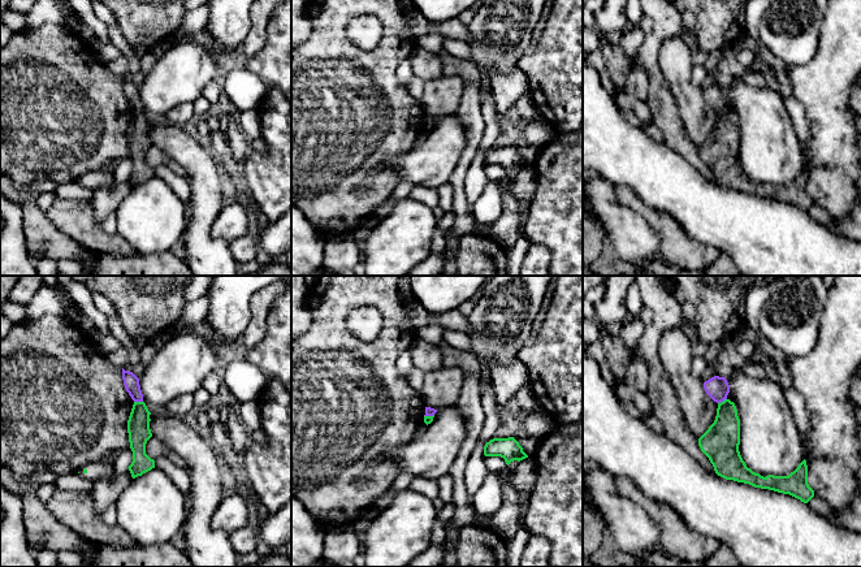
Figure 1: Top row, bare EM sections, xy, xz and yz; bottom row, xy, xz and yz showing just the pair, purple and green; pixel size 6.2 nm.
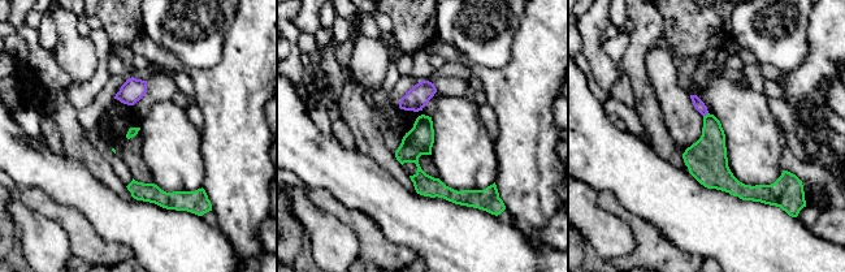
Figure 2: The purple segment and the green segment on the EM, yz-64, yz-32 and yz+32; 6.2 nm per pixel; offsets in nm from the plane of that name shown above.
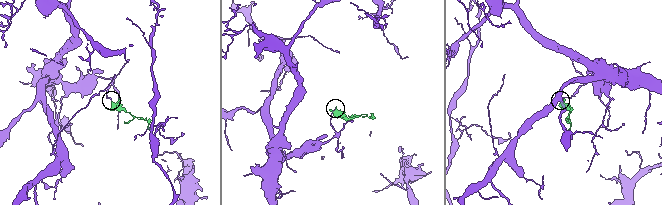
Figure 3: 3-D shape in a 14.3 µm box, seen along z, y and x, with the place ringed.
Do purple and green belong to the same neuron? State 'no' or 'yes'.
no

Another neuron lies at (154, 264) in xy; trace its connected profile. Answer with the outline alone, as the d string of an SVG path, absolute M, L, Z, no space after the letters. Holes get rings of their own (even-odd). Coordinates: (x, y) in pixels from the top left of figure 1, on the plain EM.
M172 251L122 257L99 255L92 276L192 276L186 261Z

